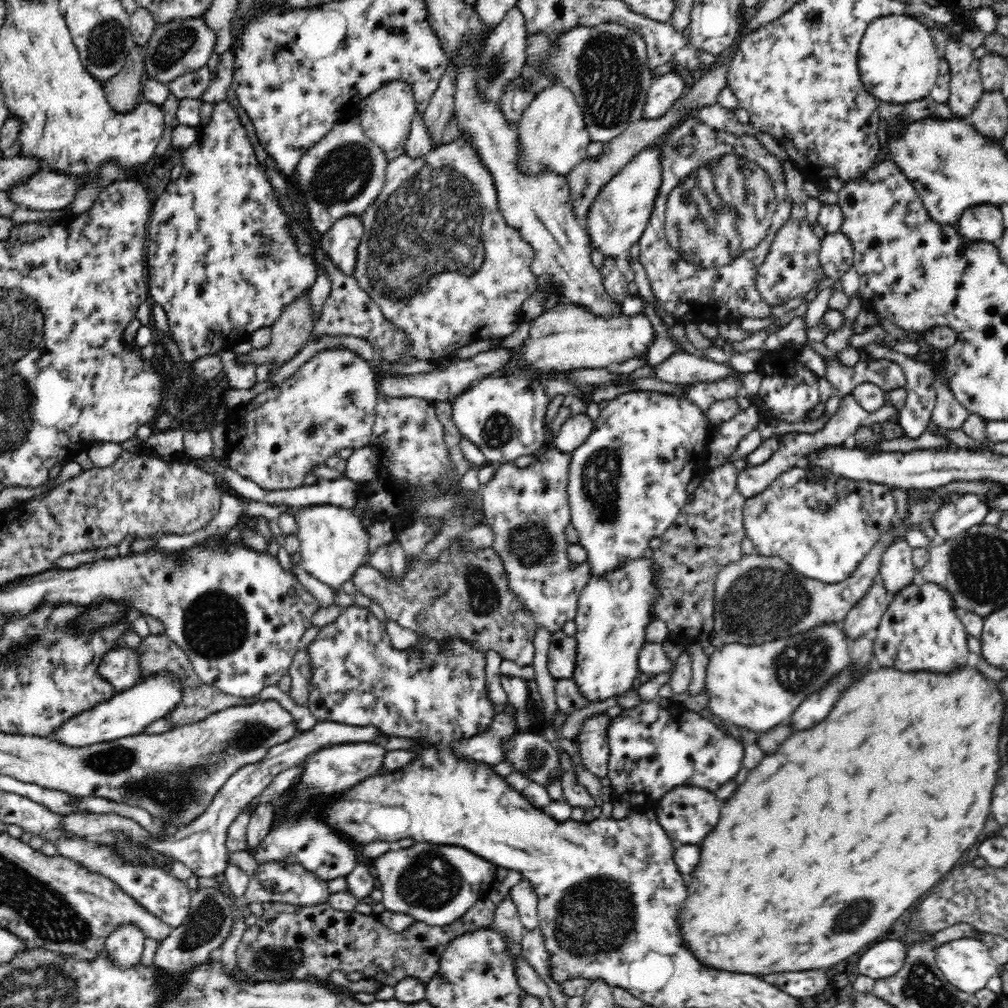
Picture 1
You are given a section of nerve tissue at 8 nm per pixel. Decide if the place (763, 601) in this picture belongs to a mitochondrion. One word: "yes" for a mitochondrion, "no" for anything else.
yes

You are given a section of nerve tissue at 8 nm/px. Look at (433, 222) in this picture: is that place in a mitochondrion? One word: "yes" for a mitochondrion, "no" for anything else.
yes

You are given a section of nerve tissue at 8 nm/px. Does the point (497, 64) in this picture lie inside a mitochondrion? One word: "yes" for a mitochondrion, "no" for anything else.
yes

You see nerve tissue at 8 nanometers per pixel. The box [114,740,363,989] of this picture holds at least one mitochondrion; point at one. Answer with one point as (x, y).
(208, 917)

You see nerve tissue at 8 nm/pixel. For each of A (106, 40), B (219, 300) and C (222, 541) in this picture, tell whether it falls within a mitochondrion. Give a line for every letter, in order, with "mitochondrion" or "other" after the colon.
A: mitochondrion
B: other
C: other

